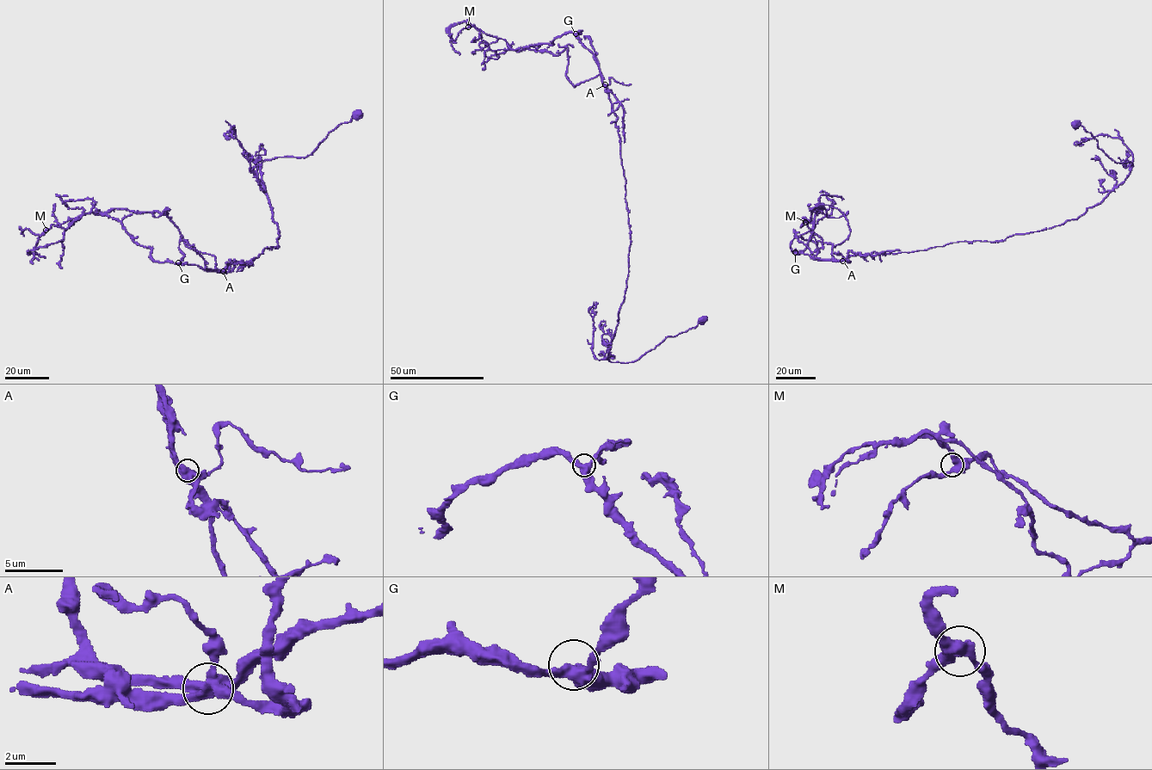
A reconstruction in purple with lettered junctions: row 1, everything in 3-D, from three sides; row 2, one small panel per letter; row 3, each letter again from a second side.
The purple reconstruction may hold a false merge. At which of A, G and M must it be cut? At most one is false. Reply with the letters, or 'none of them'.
A

